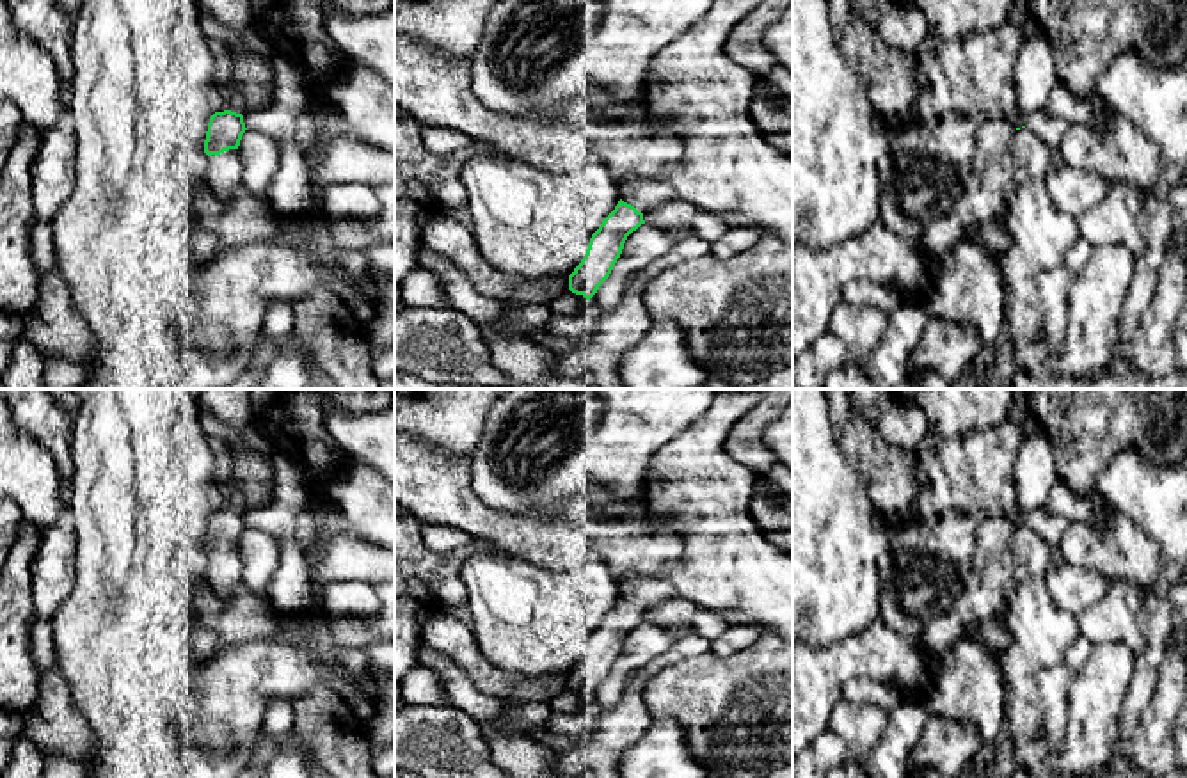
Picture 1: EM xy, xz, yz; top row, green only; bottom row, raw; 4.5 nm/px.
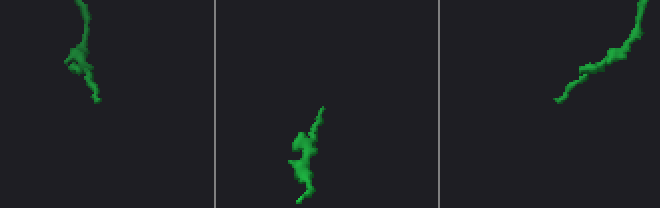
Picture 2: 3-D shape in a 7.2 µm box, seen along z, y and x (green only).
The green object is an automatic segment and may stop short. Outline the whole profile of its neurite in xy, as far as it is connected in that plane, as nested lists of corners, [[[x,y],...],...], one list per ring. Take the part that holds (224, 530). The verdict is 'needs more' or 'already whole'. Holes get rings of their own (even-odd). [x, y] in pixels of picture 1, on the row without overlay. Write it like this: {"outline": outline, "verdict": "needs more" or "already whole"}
{"outline": [[[224,508],[210,515],[204,551],[208,556],[206,581],[222,602],[231,599],[231,591],[242,581],[243,561],[238,551],[245,531],[243,513]]], "verdict": "needs more"}

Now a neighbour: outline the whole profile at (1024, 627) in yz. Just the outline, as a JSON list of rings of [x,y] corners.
[[[1043,577],[1022,583],[1013,591],[1002,620],[1038,670],[1063,664],[1080,638],[1079,616],[1052,600]]]

